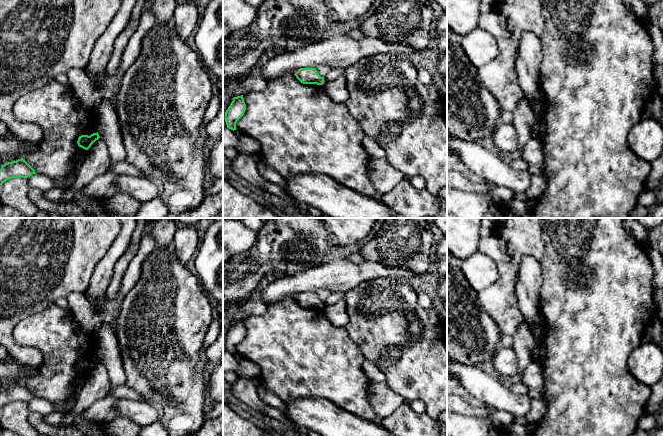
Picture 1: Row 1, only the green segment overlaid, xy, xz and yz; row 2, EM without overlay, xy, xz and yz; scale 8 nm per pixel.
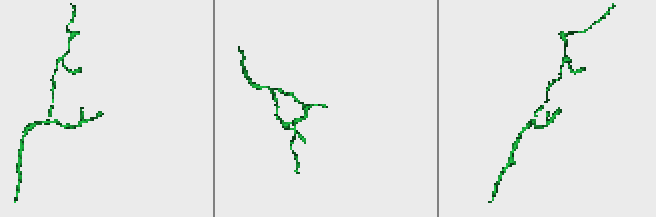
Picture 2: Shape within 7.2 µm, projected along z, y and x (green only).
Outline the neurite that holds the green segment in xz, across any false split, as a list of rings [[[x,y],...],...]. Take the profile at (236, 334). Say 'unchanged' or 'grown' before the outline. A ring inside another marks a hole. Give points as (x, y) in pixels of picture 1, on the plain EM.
unchanged; [[[243,319],[233,322],[230,330],[225,336],[225,346],[227,352],[236,354],[237,345],[244,339],[246,334],[246,328],[244,326]]]

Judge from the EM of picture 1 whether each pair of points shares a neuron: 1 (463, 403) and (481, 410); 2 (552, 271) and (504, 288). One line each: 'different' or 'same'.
1: same
2: different

